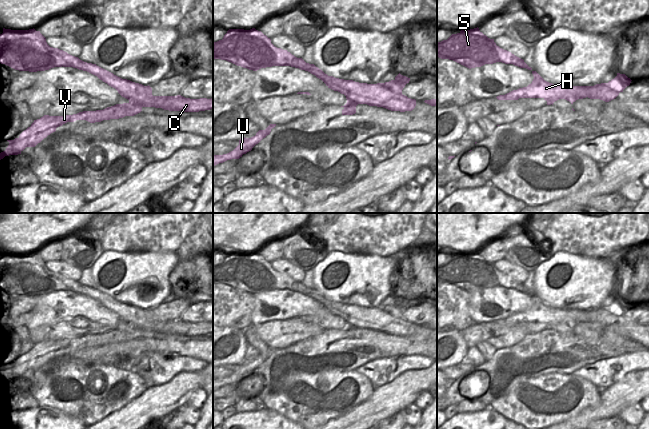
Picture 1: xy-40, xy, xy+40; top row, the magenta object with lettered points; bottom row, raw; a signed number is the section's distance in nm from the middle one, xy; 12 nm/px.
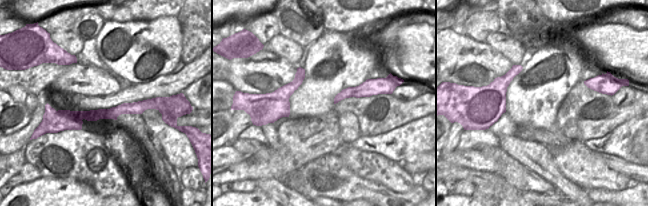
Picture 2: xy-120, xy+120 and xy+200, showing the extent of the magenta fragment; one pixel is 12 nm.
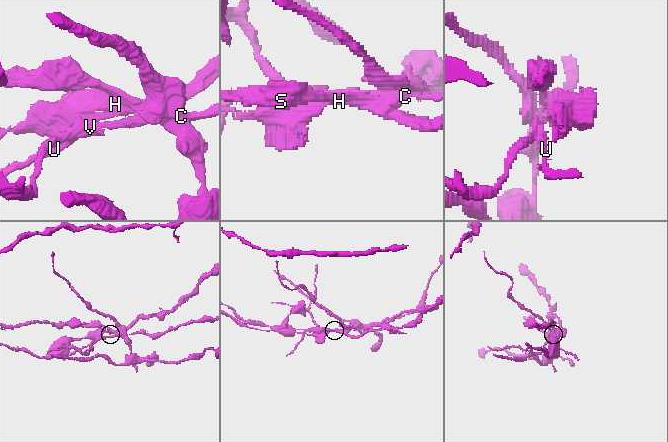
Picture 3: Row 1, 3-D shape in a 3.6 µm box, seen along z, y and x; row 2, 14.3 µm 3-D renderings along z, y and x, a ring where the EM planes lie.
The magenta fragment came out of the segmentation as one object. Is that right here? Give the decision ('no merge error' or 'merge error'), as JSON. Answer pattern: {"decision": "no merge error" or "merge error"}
{"decision": "merge error"}

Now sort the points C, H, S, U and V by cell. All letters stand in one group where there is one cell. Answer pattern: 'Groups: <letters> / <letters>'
Groups: C S U V / H.

